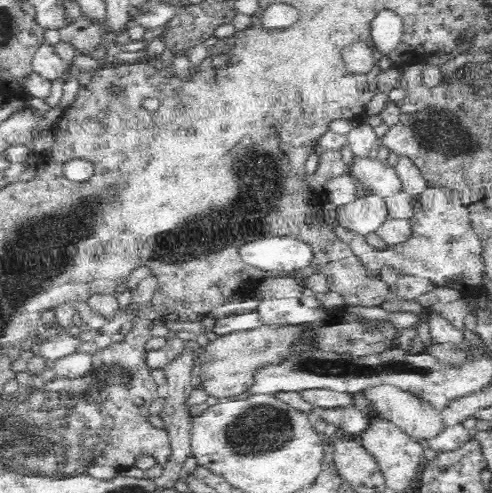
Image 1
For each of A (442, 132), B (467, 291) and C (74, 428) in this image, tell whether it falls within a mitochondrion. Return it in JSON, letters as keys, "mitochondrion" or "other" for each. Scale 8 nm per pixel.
{"A":"mitochondrion","B":"other","C":"mitochondrion"}

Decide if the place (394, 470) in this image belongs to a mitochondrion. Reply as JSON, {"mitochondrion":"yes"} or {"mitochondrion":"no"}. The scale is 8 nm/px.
{"mitochondrion":"no"}

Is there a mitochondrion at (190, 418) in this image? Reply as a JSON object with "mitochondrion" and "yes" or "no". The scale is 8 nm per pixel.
{"mitochondrion":"no"}

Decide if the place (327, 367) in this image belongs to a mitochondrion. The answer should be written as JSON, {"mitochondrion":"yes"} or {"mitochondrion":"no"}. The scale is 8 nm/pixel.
{"mitochondrion":"yes"}

